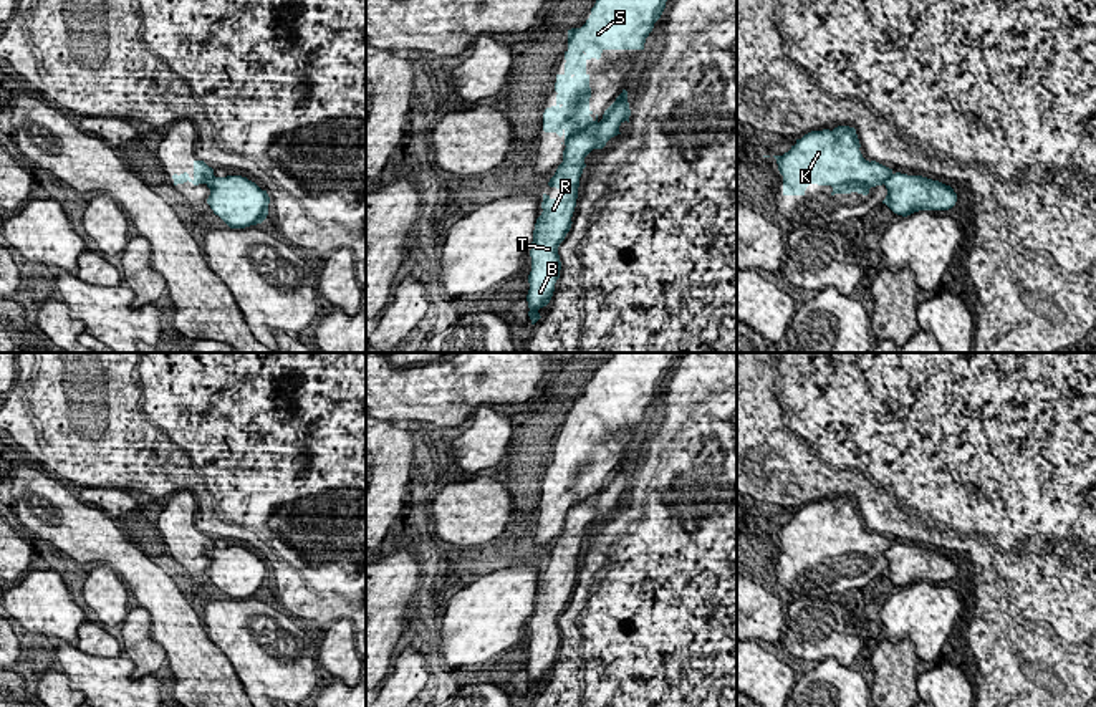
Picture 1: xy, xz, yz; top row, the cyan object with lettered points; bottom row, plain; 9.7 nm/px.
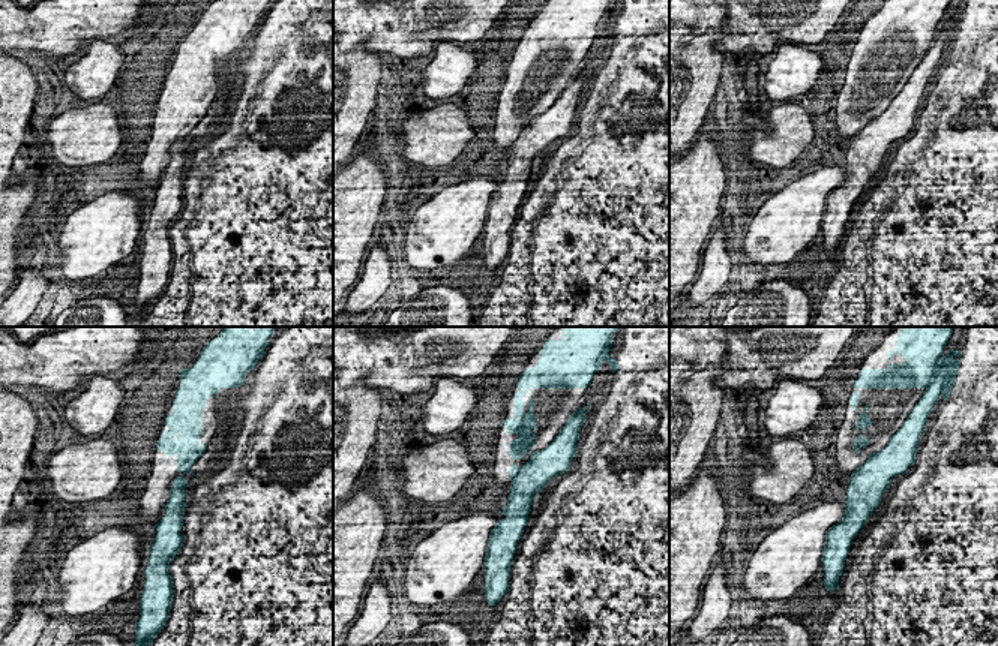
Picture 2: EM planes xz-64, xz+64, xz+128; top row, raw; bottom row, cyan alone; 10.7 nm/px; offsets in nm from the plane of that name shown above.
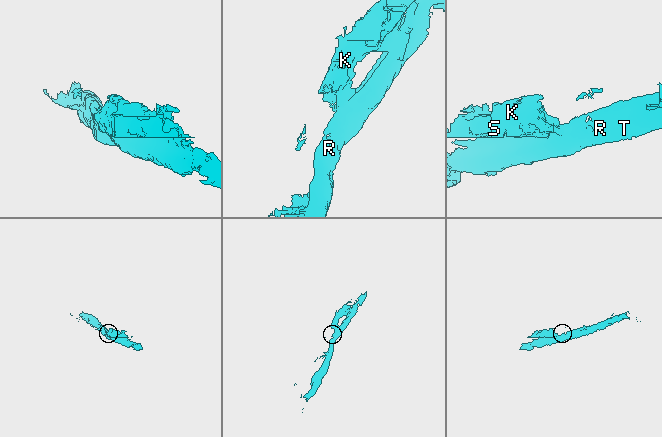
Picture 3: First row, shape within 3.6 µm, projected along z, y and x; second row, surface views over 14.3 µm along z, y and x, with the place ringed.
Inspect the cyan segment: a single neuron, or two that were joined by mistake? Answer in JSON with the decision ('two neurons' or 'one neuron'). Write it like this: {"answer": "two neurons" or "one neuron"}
{"answer": "two neurons"}

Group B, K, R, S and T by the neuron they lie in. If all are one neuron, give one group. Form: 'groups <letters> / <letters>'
groups B R T / K S

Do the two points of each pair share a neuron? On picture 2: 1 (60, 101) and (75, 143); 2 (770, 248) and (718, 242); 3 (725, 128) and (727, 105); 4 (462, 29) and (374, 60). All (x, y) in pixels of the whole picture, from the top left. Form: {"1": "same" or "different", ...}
{"1": "different", "2": "different", "3": "same", "4": "different"}

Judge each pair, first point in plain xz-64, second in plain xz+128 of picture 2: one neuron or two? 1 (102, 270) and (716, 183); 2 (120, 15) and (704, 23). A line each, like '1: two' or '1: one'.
1: two
2: one

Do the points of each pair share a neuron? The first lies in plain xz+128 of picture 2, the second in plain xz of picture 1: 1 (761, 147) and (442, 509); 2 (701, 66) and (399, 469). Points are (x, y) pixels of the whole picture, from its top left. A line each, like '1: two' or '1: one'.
1: one
2: one

